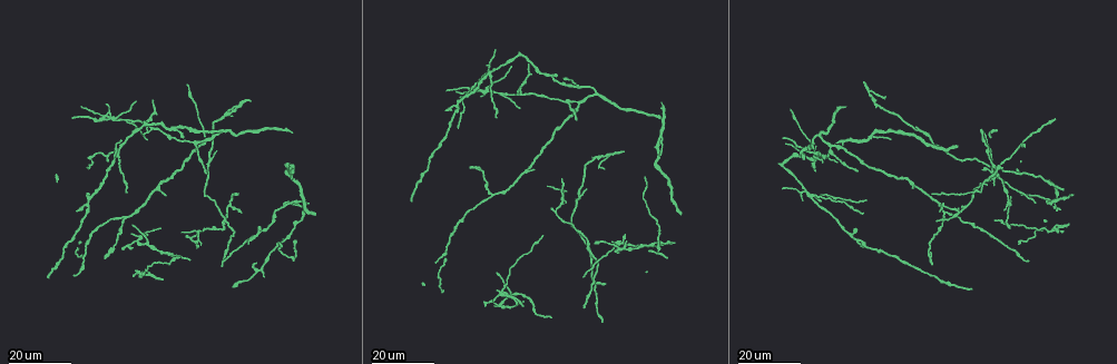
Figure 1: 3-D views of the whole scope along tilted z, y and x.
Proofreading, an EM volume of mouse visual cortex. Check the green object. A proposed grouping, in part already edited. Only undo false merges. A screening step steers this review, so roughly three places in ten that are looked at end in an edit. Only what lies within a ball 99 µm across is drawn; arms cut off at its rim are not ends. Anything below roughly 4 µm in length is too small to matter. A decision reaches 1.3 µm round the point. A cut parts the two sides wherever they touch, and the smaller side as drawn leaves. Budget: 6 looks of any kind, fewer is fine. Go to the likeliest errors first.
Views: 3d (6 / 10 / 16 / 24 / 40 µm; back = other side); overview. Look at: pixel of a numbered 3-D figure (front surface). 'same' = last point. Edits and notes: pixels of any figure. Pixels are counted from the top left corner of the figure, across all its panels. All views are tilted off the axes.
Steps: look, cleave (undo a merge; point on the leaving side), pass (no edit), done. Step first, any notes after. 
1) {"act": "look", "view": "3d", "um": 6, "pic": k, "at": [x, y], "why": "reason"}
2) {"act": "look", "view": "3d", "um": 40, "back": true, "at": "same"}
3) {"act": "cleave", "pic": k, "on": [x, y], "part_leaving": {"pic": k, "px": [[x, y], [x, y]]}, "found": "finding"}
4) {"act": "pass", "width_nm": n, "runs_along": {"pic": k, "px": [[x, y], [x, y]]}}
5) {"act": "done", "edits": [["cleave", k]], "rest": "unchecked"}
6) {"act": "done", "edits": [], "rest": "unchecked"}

{"act": "look", "view": "3d", "um": 16, "pic": 1, "at": [870, 136], "why": "small branch off a trunk"}

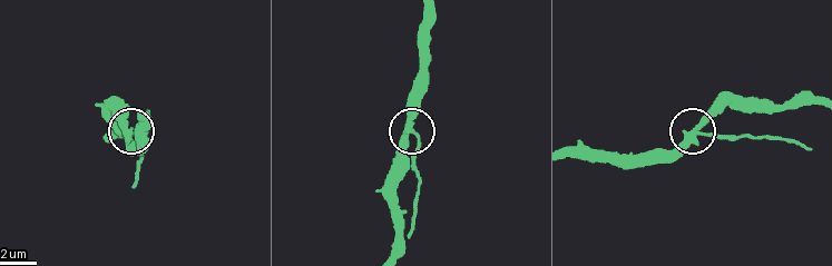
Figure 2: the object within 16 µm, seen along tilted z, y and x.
{"act": "look", "view": "3d", "um": 10, "pic": 2, "at": [692, 136]}

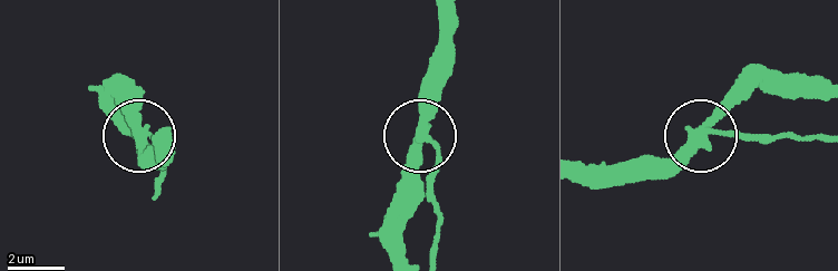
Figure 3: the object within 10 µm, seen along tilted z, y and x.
{"act": "look", "view": "3d", "um": 10, "back": true, "pic": 3, "at": [700, 133]}

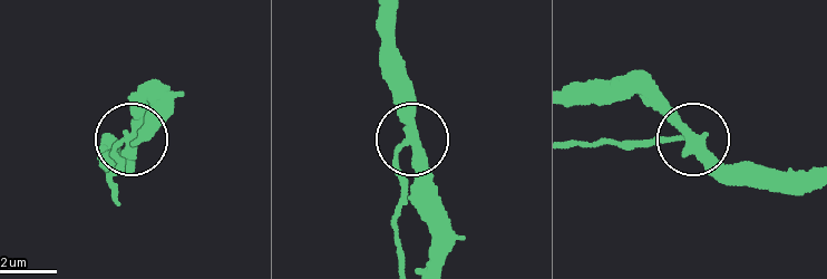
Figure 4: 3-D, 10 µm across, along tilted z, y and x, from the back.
{"act": "pass", "found": "continuous, no second cell"}

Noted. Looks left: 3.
{"act": "look", "view": "3d", "um": 16, "pic": 1, "at": [202, 129], "why": "thin arm on a thick one"}

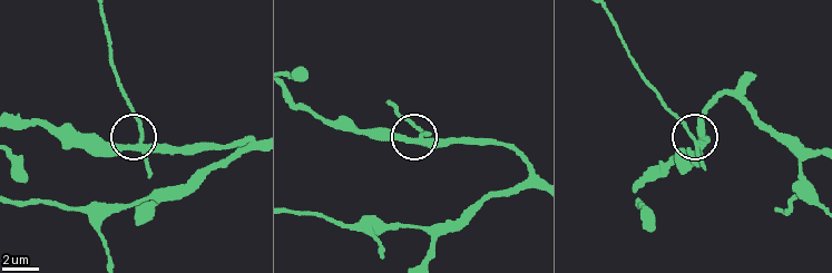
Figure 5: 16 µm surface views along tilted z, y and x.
{"act": "look", "view": "3d", "um": 10, "pic": 5, "at": [143, 138], "why": "closer look"}

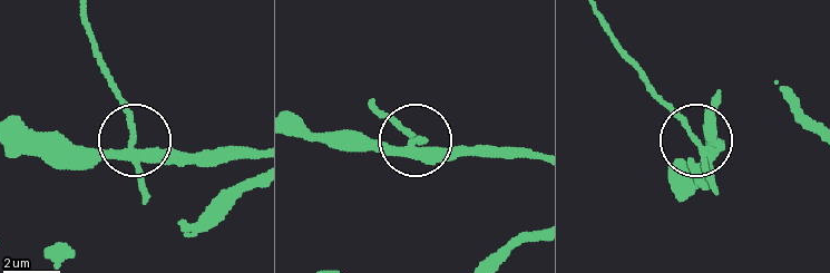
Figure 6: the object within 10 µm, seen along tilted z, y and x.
{"act": "cleave", "pic": 6, "on": [127, 110], "arms": 4, "part_leaving": {"pic": 6, "px": [[134, 152], [123, 98], [100, 64], [87, 22]]}, "found": "a second cell is stuck on"}

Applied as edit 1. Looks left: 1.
{"act": "done", "edits": [["cleave", 6]], "rest": "unchecked"}

